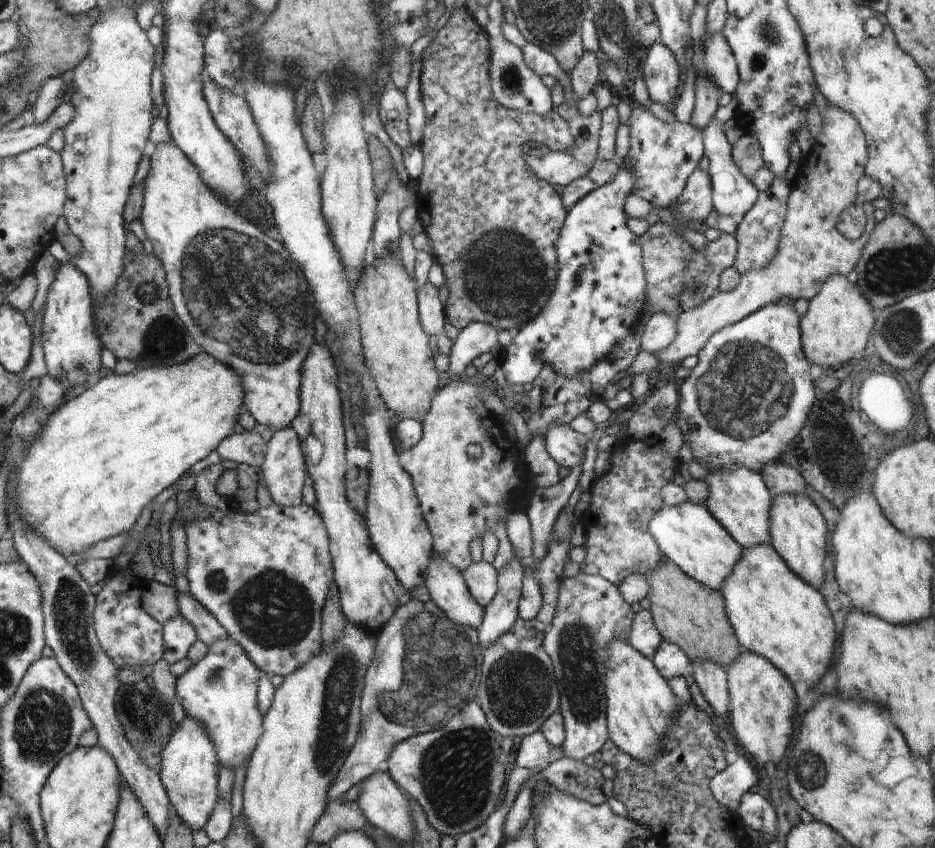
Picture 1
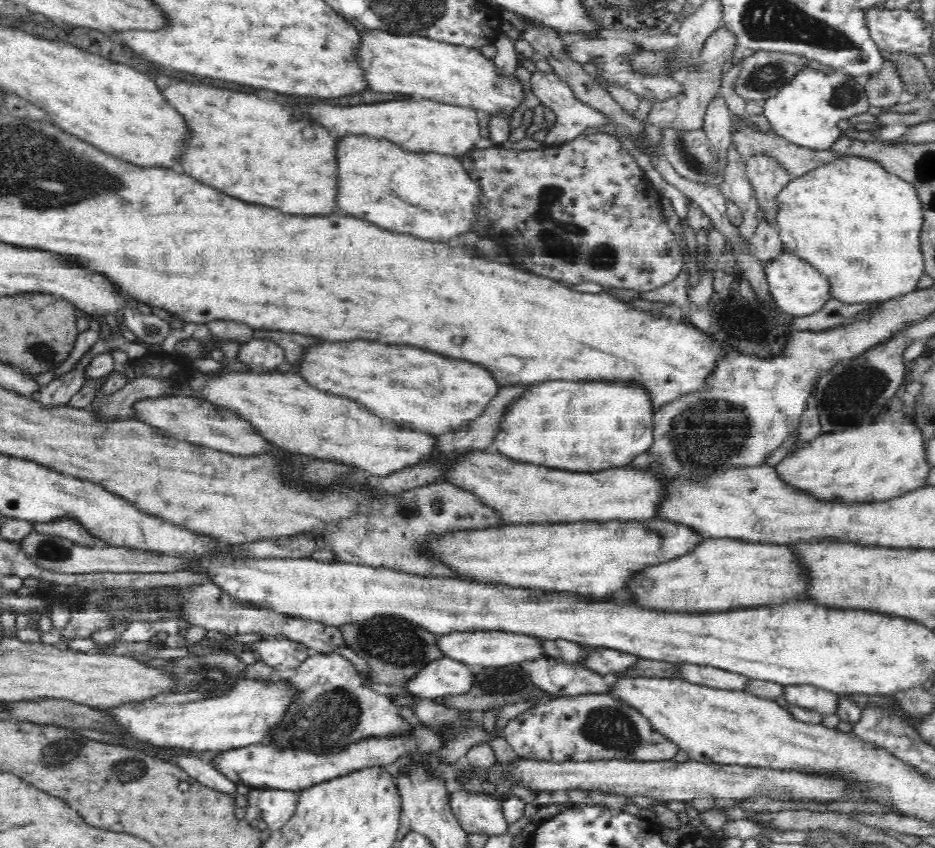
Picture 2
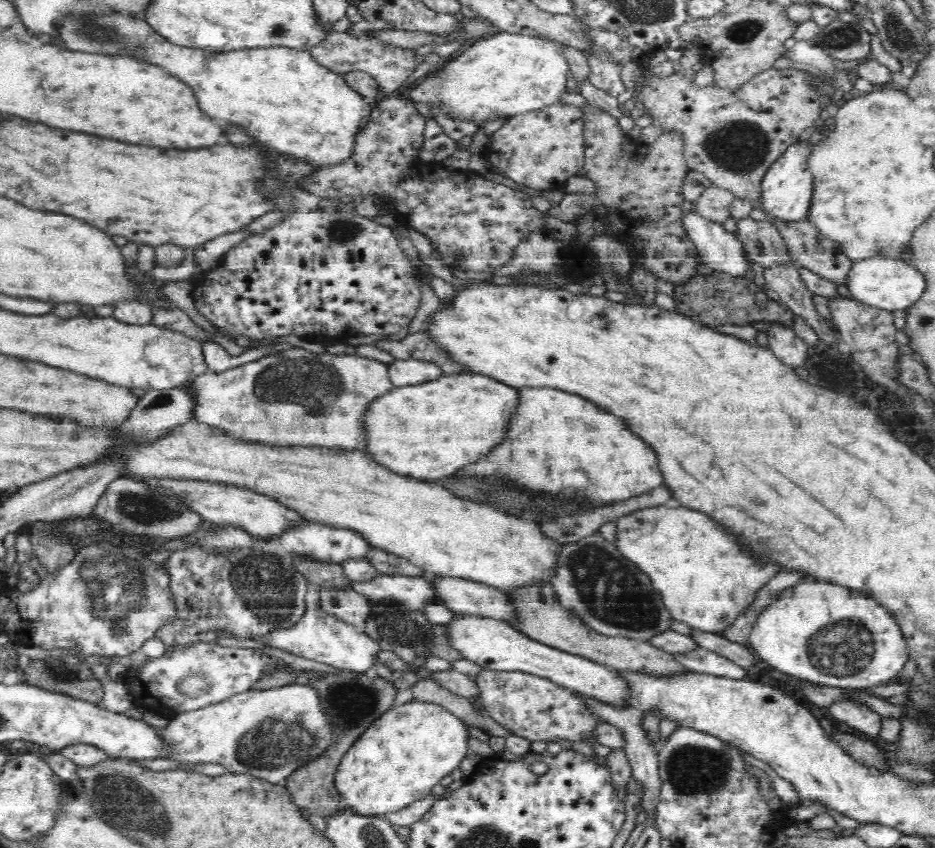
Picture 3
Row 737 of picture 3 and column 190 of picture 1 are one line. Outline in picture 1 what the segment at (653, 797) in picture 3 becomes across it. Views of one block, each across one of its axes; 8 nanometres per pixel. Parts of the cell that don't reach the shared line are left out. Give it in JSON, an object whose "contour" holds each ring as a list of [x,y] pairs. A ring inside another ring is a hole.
{"contour":[[[178,616],[165,624],[165,640],[167,652],[164,653],[165,660],[171,665],[189,658],[192,647],[200,640],[199,631],[188,618]]]}

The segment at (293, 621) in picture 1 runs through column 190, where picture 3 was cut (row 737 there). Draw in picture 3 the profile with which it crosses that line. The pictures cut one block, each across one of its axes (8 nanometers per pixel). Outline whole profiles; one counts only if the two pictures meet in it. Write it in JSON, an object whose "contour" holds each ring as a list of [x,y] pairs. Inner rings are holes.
{"contour":[[[479,668],[476,674],[485,710],[496,720],[508,727],[514,735],[532,741],[567,739],[586,741],[591,737],[590,726],[598,723],[582,704],[582,699],[571,694],[571,690],[559,687],[551,680],[525,672],[494,671]]]}

